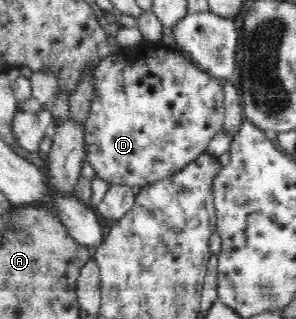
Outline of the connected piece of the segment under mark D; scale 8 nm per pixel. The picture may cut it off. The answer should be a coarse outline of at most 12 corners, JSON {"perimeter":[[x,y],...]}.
{"perimeter":[[142,41],[93,72],[86,161],[151,186],[224,129],[224,82]]}

